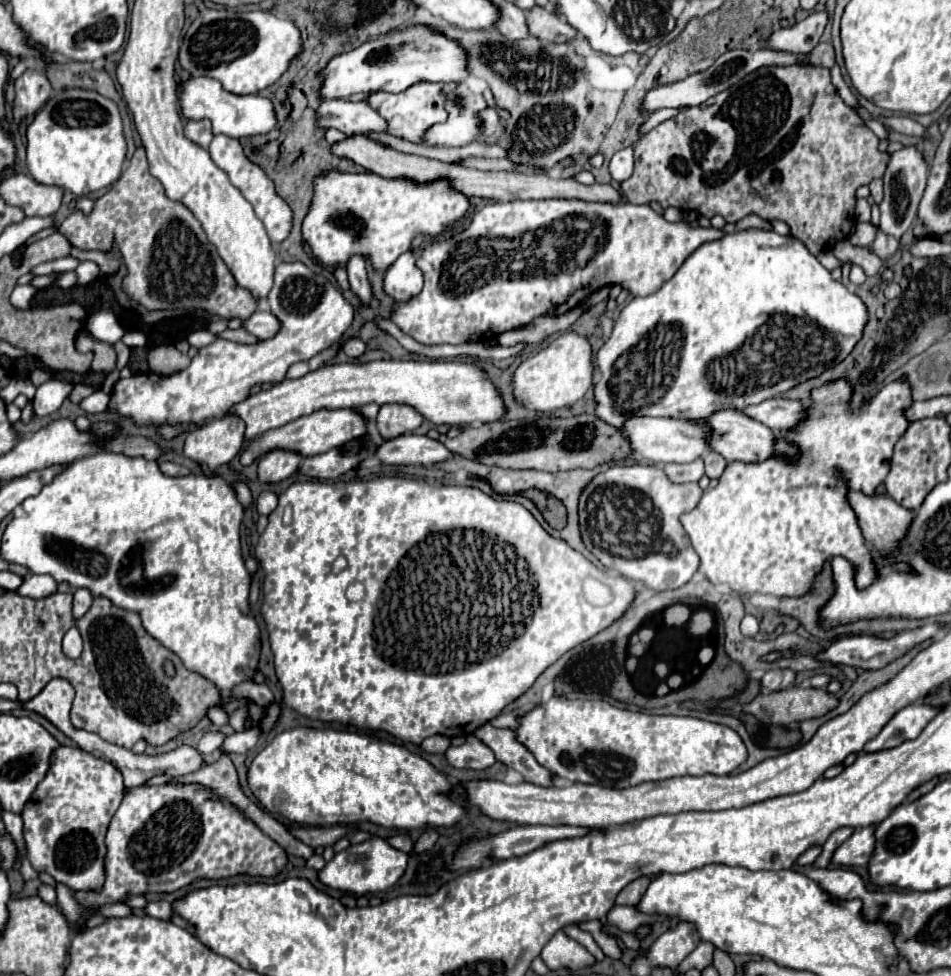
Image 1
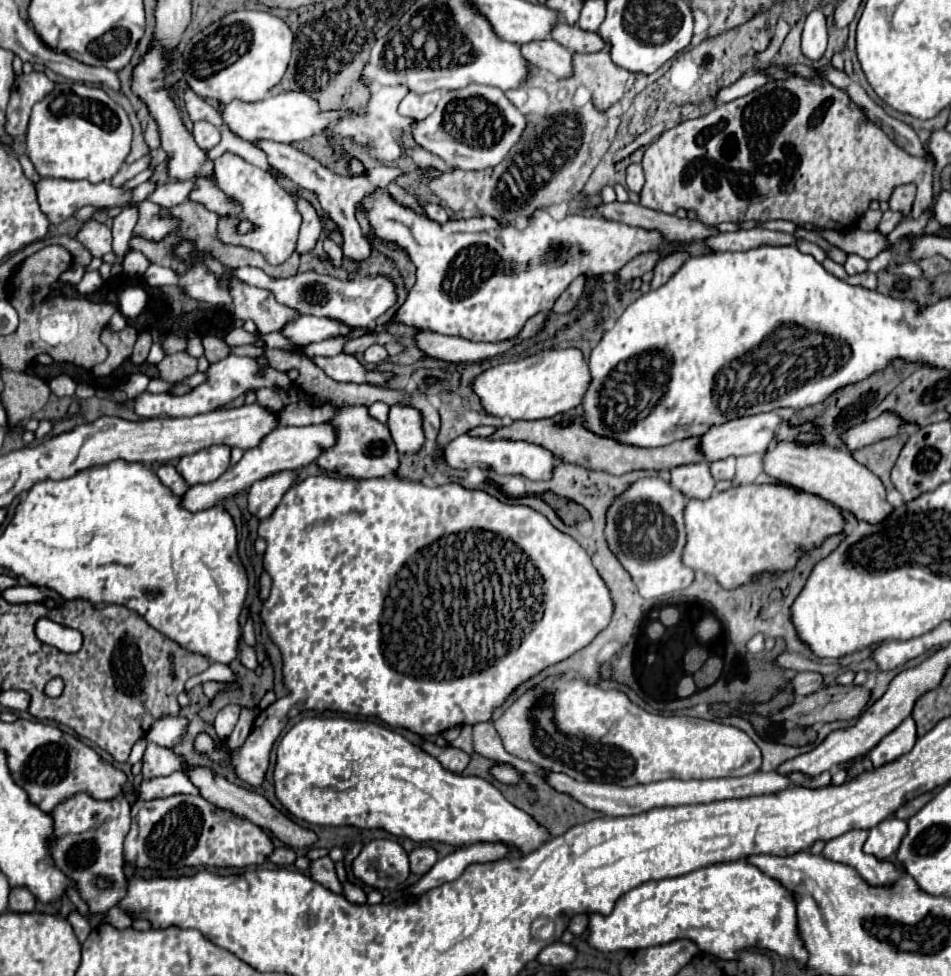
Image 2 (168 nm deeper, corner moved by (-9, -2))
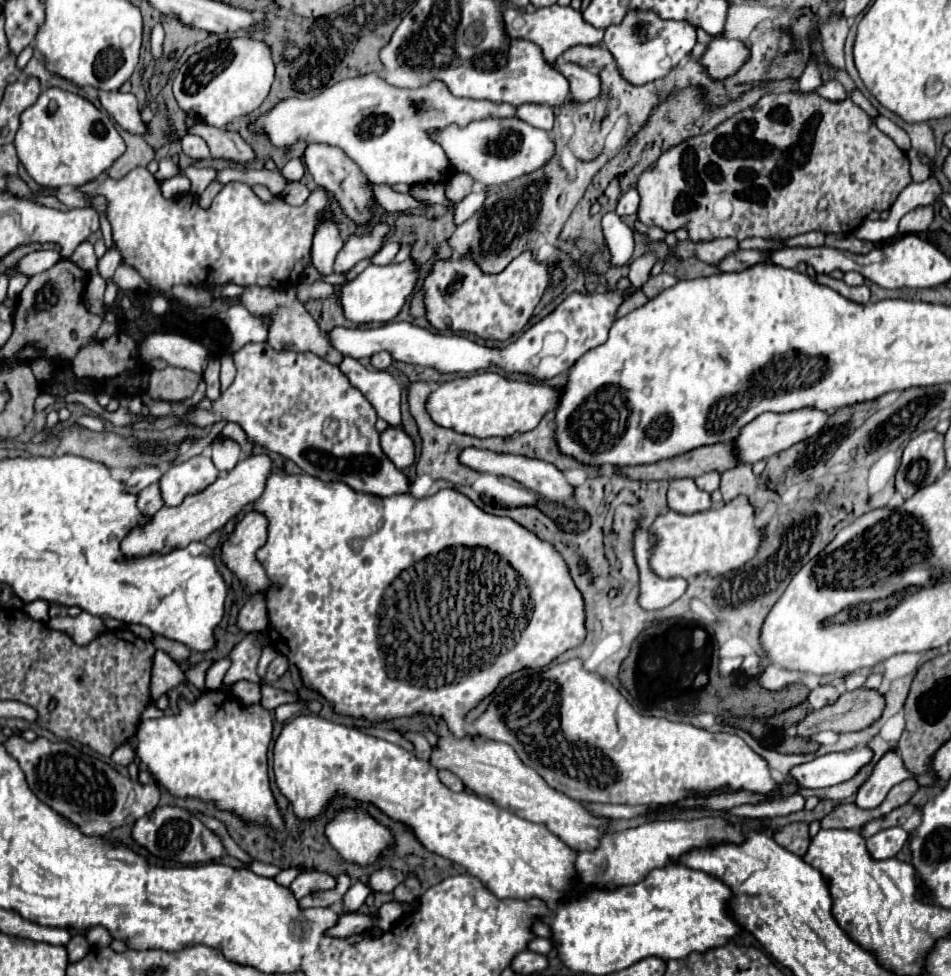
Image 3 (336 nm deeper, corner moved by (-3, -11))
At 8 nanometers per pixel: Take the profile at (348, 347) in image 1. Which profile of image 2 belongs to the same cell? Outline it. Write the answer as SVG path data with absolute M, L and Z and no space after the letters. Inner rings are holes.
M370 345L364 353L366 363L382 363L382 361L386 361L386 357L388 357L388 353L386 353L384 345Z

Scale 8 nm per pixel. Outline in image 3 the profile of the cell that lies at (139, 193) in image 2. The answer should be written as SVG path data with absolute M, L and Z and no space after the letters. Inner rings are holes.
M176 175L161 184L161 191L165 198L178 198L190 191L191 183L185 176Z

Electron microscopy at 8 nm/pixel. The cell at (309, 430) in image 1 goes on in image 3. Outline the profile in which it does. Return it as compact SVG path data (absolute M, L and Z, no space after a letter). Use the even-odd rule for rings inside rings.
M252 454L248 458L242 458L226 476L218 478L216 482L212 482L210 486L206 486L204 490L190 494L182 500L182 504L178 506L164 506L160 508L154 516L152 522L146 524L144 528L134 528L134 532L130 532L130 536L126 536L126 540L122 540L122 552L126 556L146 556L150 552L168 552L170 548L182 548L194 540L206 540L214 530L220 530L230 518L234 518L238 512L246 510L250 504L254 504L262 492L264 486L268 482L268 476L274 472L274 462L268 454Z

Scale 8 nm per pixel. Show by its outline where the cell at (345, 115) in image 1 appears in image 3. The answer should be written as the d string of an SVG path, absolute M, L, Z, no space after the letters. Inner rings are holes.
M488 116L484 120L472 120L468 126L450 124L442 130L430 132L430 138L442 146L452 174L468 174L482 184L510 182L514 176L522 176L522 172L542 168L542 164L554 154L554 142L548 132L518 118Z

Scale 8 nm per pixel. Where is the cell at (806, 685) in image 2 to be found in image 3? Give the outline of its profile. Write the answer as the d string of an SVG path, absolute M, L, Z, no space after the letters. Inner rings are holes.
M816 686L814 690L810 690L806 704L810 708L822 708L826 704L832 704L838 696L840 696L840 692L834 686Z

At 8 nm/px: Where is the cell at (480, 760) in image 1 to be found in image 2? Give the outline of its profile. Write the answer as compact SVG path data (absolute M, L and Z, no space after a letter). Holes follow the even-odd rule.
M422 739L422 749L426 751L426 753L430 753L430 755L434 755L440 763L442 763L442 767L444 769L448 769L448 771L452 771L452 773L462 773L464 769L466 769L466 765L468 765L468 761L470 761L470 755L468 753L464 753L464 751L460 751L460 749L442 749L442 747L436 747L432 741L428 741L428 739Z

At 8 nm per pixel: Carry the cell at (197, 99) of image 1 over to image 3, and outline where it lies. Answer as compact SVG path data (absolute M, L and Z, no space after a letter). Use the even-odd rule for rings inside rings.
M366 74L354 80L342 80L314 98L300 100L300 98L286 98L278 102L272 110L262 112L256 122L248 126L252 134L264 134L272 146L276 148L290 148L296 142L310 142L310 144L328 144L342 148L368 176L372 184L418 184L418 182L444 182L448 178L448 160L438 144L428 138L430 128L444 128L446 124L468 124L470 120L478 120L482 116L514 116L512 104L494 104L484 100L468 100L456 98L450 90L434 80L428 86L420 88L394 88L386 84L378 74Z

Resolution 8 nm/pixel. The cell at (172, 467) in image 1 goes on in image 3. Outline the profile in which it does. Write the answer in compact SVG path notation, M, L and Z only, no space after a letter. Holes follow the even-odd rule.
M154 482L150 486L146 486L140 494L138 494L138 508L146 514L156 514L160 508L164 506L162 494L160 494L160 484Z

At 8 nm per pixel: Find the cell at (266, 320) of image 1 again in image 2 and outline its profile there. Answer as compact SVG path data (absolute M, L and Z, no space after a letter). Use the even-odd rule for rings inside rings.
M300 315L298 319L290 321L282 329L282 335L286 335L296 345L308 345L314 341L332 339L338 335L350 335L352 331L354 331L352 327L344 327L344 323L336 323L336 319Z

